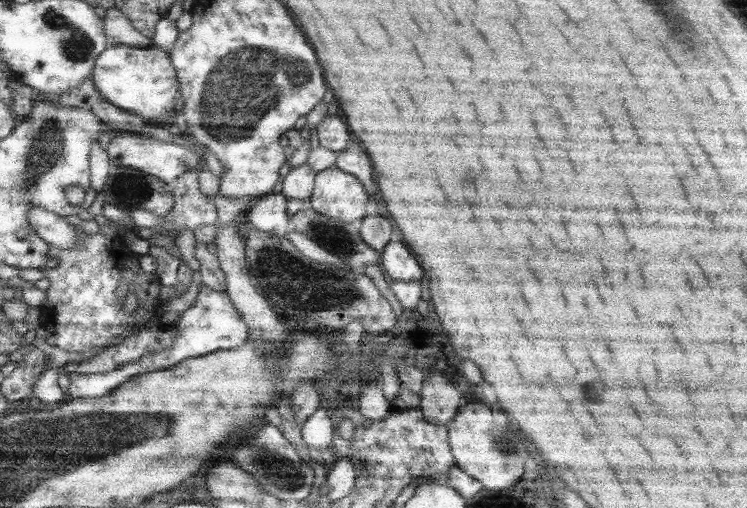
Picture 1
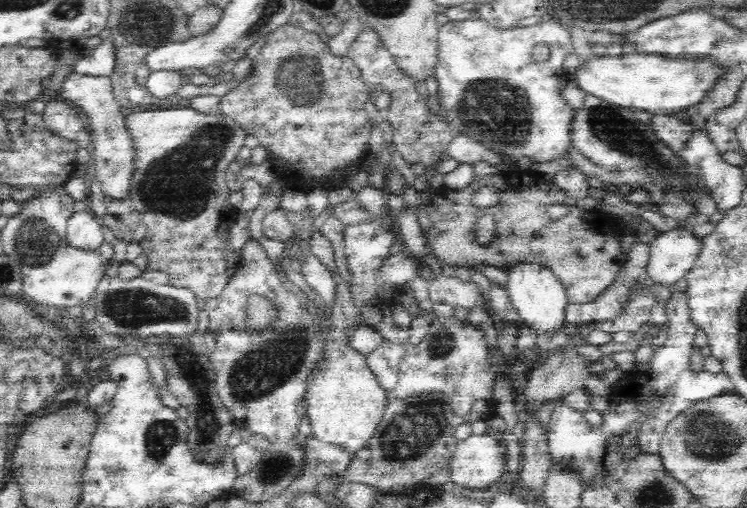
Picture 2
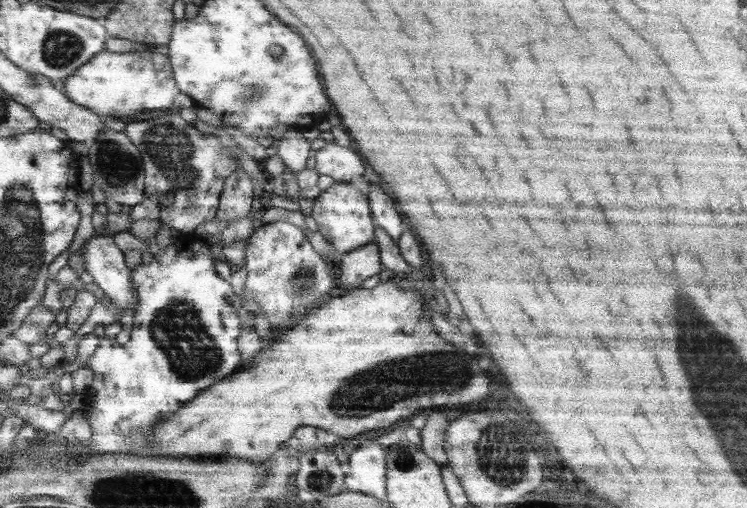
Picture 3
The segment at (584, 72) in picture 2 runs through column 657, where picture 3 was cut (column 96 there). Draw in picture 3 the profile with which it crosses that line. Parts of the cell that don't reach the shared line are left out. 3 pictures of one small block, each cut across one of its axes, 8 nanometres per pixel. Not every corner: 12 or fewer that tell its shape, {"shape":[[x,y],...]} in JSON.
{"shape":[[105,50],[63,91],[101,116],[195,107],[166,54]]}

